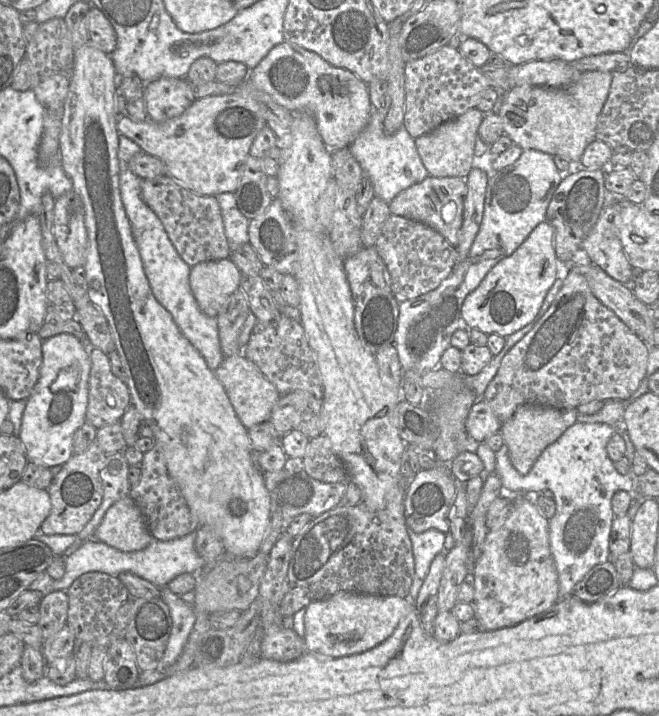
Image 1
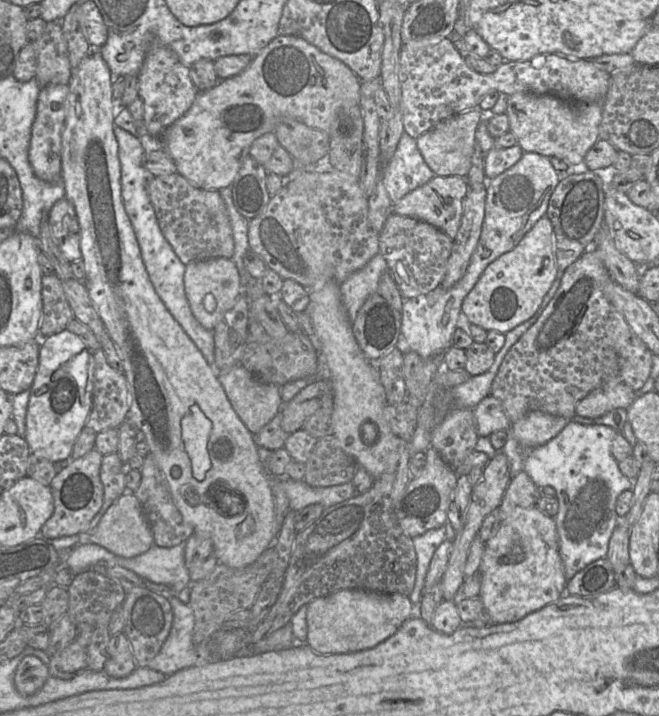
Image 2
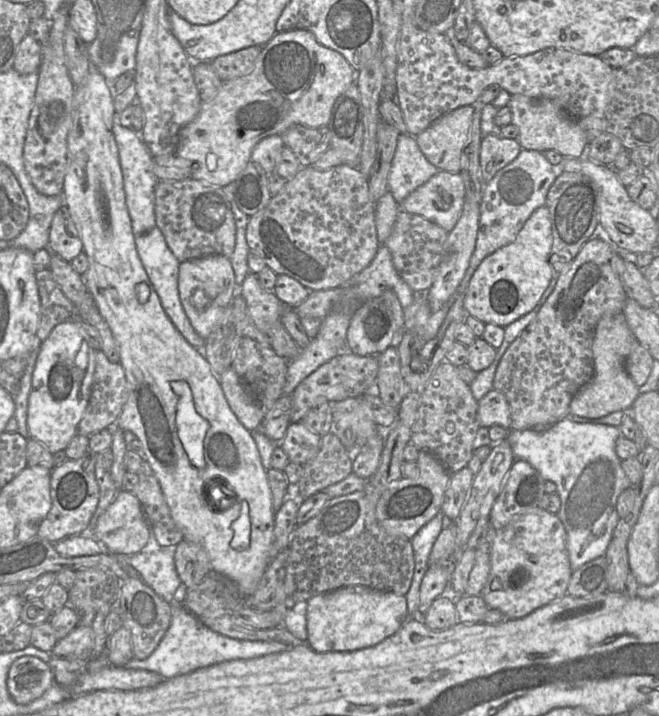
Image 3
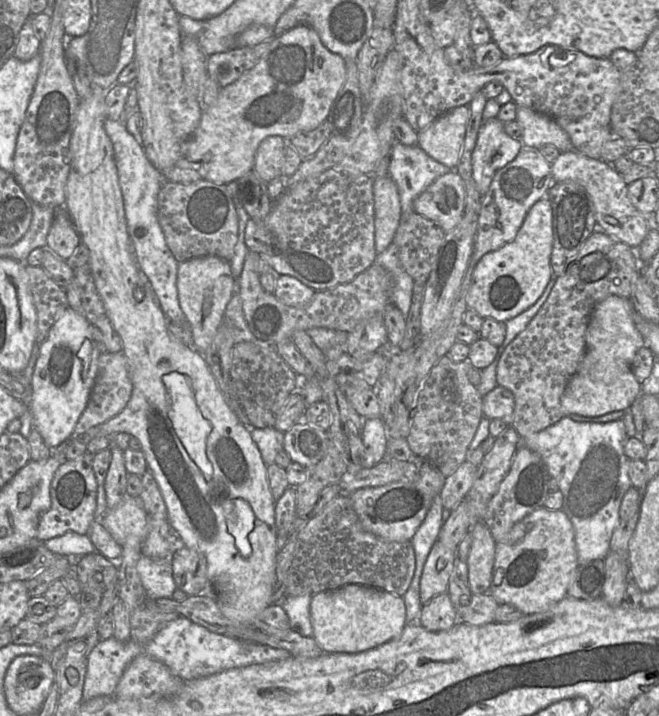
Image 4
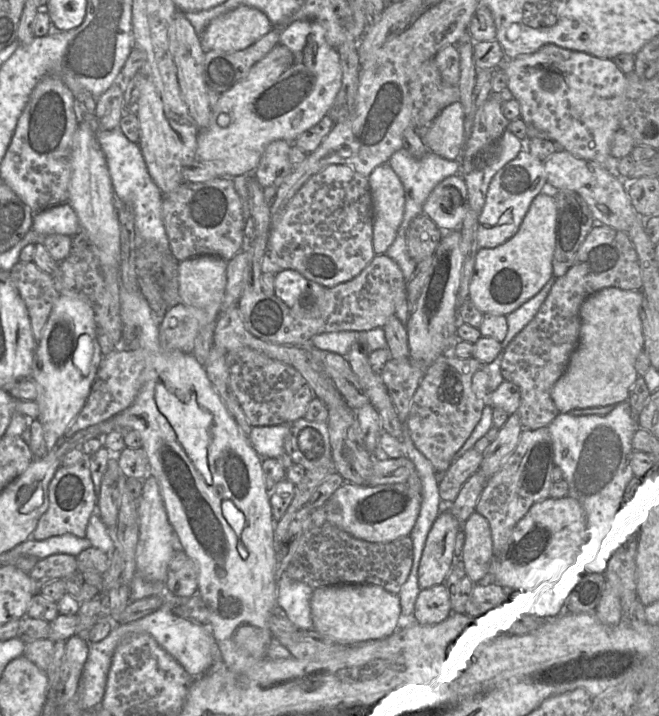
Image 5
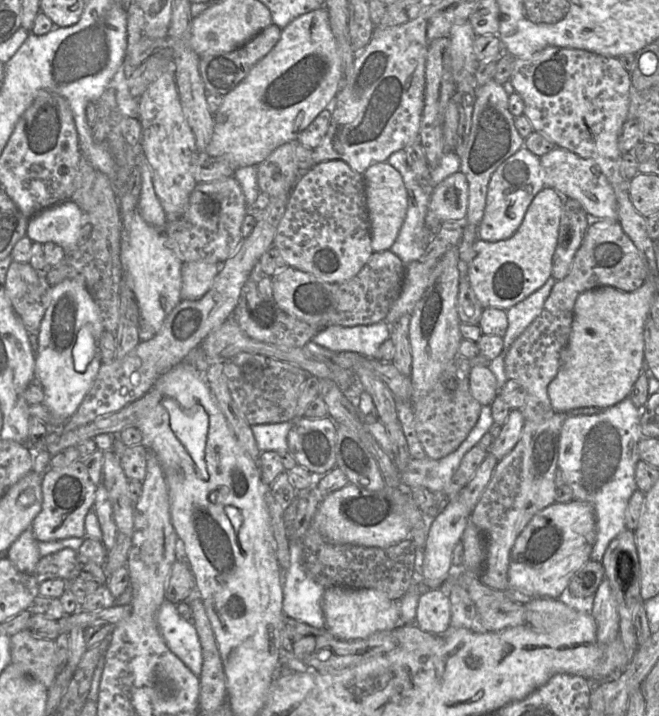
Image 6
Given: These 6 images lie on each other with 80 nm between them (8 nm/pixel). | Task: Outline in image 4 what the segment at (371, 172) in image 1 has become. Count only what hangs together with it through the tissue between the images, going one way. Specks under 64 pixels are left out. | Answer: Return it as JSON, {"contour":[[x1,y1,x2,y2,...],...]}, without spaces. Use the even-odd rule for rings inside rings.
{"contour":[[396,142,390,152,388,175,395,182,403,217,413,213,413,202,437,178,451,169,430,157,419,145]]}

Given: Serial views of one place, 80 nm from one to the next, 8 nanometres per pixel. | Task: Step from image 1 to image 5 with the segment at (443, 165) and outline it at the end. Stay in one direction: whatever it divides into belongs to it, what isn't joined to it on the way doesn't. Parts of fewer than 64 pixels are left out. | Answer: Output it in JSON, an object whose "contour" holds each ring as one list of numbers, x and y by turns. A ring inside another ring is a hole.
{"contour":[[454,102,445,107,426,129,418,130,422,133,423,143,428,151,448,160,459,160,463,152,464,120,465,113,462,104,460,102]]}

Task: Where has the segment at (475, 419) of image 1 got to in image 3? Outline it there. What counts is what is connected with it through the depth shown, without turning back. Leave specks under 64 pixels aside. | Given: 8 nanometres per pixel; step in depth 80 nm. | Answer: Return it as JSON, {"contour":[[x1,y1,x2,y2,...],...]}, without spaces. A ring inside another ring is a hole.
{"contour":[[495,389,478,402,479,423,482,427,494,425,511,429,511,410,506,396]]}

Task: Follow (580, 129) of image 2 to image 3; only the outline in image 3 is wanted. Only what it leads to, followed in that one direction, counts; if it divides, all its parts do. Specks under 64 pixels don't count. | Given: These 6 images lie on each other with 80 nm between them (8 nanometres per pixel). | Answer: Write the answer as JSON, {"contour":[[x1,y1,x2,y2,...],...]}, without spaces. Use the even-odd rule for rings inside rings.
{"contour":[[511,95,507,106,512,112,511,123,519,130,518,141,523,149,543,152,555,150,564,158,587,158,588,137,578,122,560,106,547,99,532,99,525,95]]}

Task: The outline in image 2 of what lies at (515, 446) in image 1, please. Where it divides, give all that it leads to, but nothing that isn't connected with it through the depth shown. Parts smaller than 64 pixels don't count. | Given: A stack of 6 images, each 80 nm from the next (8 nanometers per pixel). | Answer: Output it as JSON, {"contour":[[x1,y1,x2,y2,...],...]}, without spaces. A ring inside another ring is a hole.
{"contour":[[531,411,512,423,508,429,508,434,522,446,533,448,556,437,570,420,541,411]]}

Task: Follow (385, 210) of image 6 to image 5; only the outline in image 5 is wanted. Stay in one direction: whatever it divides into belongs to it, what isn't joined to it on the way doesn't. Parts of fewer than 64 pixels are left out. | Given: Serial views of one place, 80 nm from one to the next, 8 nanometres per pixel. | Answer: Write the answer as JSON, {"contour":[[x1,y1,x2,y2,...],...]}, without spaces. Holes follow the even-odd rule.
{"contour":[[388,163,377,166,368,176,373,203,372,245,375,255,385,254,394,242,401,224,405,207,405,191,403,185]]}

